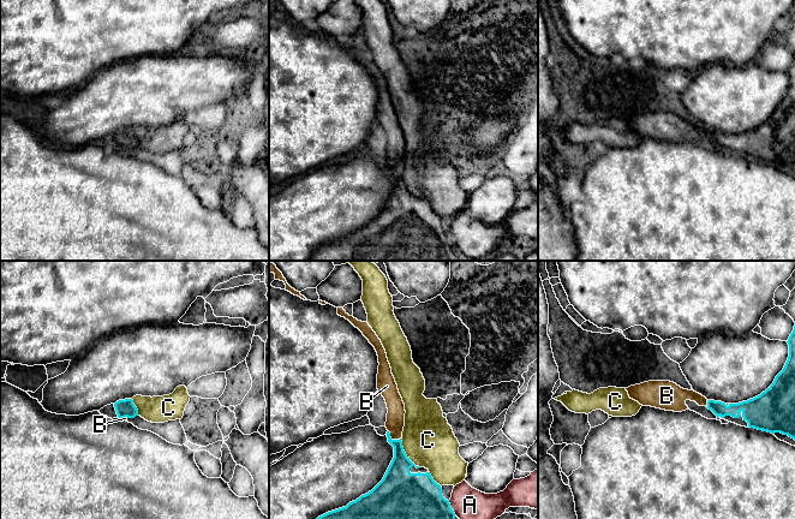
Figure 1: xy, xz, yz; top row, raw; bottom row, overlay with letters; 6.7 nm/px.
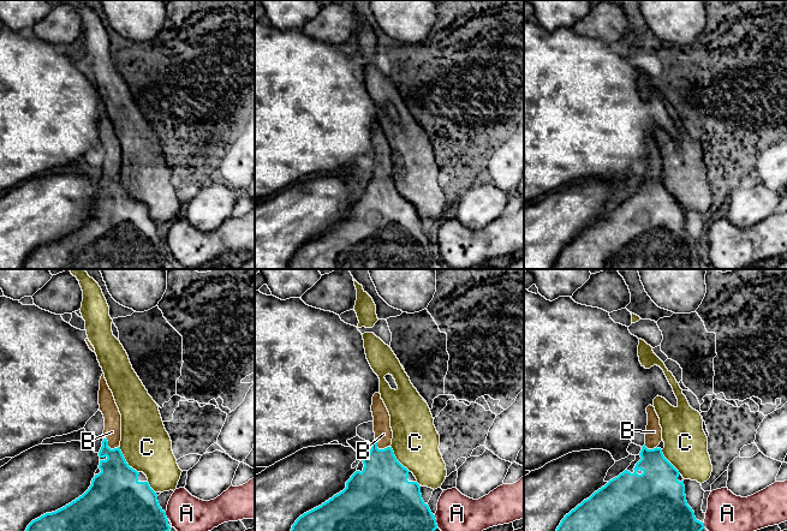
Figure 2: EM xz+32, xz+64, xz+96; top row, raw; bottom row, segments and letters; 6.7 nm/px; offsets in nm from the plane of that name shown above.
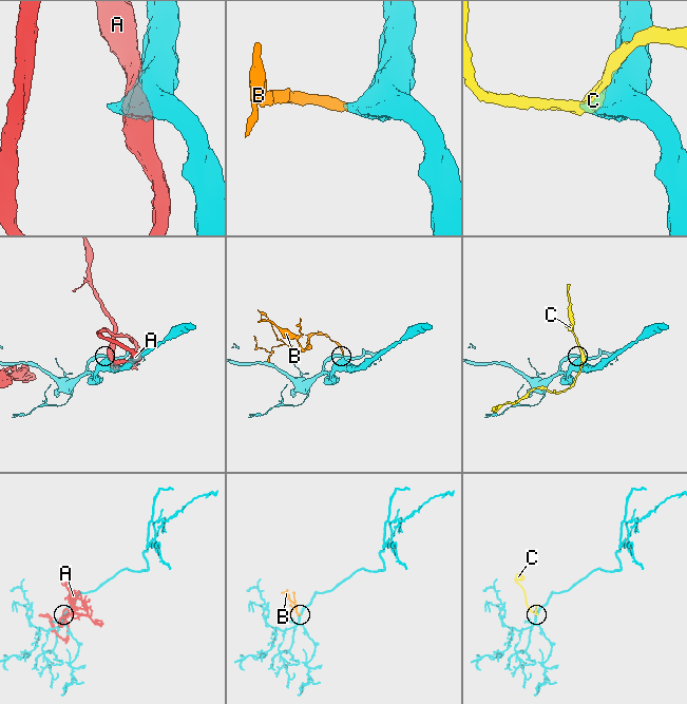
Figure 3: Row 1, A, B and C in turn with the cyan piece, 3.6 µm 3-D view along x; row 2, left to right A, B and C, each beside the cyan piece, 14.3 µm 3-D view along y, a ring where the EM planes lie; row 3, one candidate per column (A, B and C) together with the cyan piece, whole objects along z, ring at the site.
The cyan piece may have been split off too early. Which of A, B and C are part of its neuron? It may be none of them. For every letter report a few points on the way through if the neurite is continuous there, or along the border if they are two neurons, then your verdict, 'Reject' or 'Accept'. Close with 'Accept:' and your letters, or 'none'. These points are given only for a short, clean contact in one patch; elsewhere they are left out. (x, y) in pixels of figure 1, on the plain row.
A: Reject
B: Path across: xz (398, 207), (398, 176), (393, 171), (395, 148). Accept
C: Reject
Accept: B

